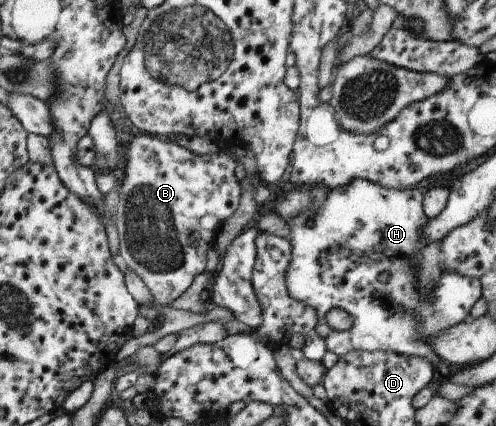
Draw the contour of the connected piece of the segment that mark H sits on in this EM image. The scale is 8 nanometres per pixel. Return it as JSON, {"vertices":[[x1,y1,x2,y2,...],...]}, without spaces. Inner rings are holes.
{"vertices":[[356,179,347,185,329,189,314,209,304,209,286,222,290,245,290,260,284,270,283,280,286,294,292,300,314,310,316,324,312,333,319,336,325,349,338,358,352,351,390,351,397,355,423,358,434,367,440,359,427,339,433,339,437,332,468,318,471,307,480,297,478,279,441,270,428,294,424,297,420,295,418,266,412,261,412,257,428,244,424,237,424,227,429,219,425,217,422,208,422,194,421,187,387,189,364,179],[307,220,311,220,313,224,307,226],[382,271,390,275,385,284,377,282,377,275],[331,308,342,309,352,319,352,326,348,330,335,331,327,327,325,314]]}

